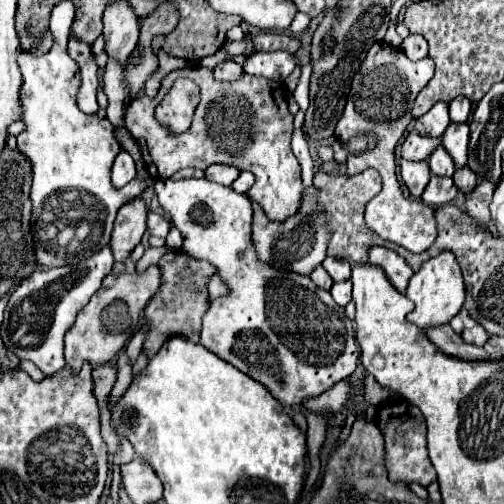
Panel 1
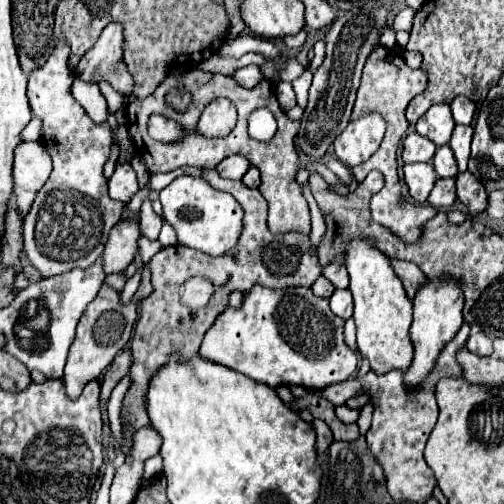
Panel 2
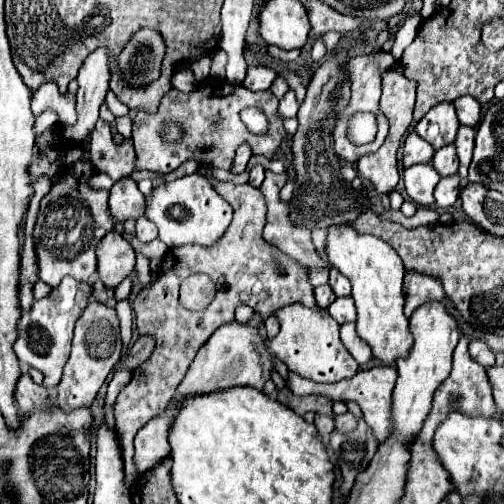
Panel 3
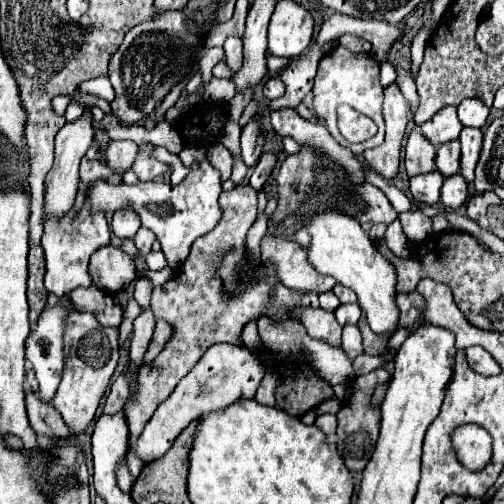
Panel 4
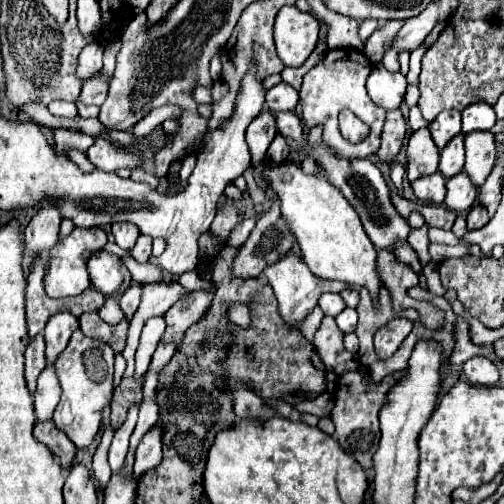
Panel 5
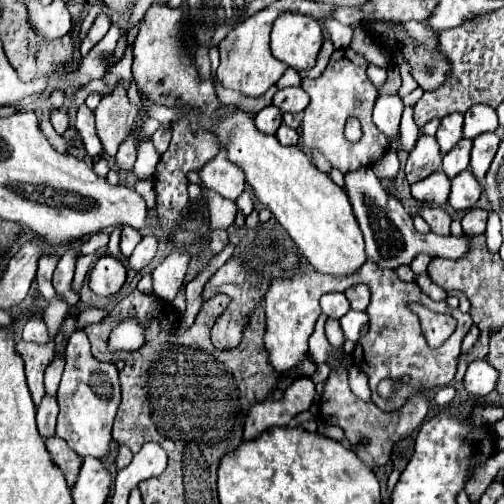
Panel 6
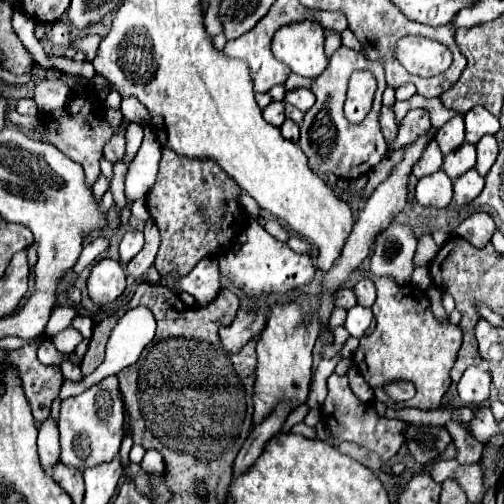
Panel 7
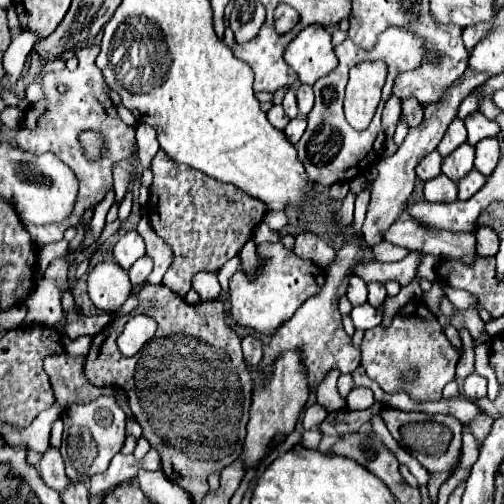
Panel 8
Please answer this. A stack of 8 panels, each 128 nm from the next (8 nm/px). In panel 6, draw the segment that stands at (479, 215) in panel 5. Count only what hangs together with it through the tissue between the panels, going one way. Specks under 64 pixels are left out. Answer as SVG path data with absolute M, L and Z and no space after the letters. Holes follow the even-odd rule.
M472 208L466 212L466 216L462 218L462 228L466 236L478 236L484 234L486 230L486 220L488 220L488 212L480 210L480 208Z

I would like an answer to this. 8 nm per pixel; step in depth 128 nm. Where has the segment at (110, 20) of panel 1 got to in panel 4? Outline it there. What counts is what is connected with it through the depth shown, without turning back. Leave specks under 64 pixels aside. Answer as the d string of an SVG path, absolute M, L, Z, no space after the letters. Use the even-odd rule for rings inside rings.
M86 110L82 114L82 118L78 118L76 122L66 122L66 126L56 134L56 150L54 150L54 166L50 168L50 172L46 174L44 180L44 220L48 218L62 218L70 212L76 192L78 192L78 164L80 158L86 154L86 150L90 148L90 142L94 138L94 130L92 130L92 114L90 110Z

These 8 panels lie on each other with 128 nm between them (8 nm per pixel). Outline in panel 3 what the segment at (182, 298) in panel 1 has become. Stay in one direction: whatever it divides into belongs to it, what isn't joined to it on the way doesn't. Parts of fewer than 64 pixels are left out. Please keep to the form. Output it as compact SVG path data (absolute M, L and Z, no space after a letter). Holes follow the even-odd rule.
M210 178L210 182L214 184L216 192L232 206L232 210L234 210L232 224L228 226L224 236L216 244L212 244L212 246L192 244L192 246L180 246L180 248L168 250L168 254L164 256L158 280L152 284L152 288L142 290L134 298L134 302L132 302L132 310L136 314L136 328L138 328L140 336L144 336L144 334L154 336L156 338L156 348L154 348L152 358L146 360L140 368L134 370L130 384L118 394L116 406L114 406L116 430L120 432L120 446L122 446L122 456L124 456L124 472L126 472L124 480L126 480L126 484L130 484L136 478L136 464L134 464L134 436L136 436L136 432L152 416L158 416L168 406L168 400L170 400L172 392L176 392L176 388L178 388L180 380L184 378L188 366L192 364L198 348L220 326L224 326L224 324L234 320L234 310L238 306L250 306L252 310L256 310L262 316L262 320L272 316L276 310L280 310L284 306L290 306L294 302L298 302L298 304L302 304L306 308L320 310L320 308L316 308L312 286L308 284L308 272L300 272L300 268L296 268L296 264L292 264L292 260L288 260L288 256L284 256L278 248L272 248L270 244L264 244L264 240L262 240L262 228L264 228L264 216L266 216L266 202L264 202L262 192L258 188L254 188L254 186L250 186L250 184L238 186L238 184L230 184L230 182L218 182L214 178ZM198 272L202 272L202 274L212 278L212 282L216 284L216 296L210 302L208 308L204 308L200 312L192 312L192 310L186 310L184 306L180 306L178 290L180 290L182 280L186 280L190 274L198 274Z

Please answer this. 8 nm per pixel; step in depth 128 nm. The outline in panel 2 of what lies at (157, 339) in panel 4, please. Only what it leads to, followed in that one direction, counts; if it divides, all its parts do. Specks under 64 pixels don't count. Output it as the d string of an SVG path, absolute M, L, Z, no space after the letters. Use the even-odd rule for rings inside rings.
M124 350L120 356L116 356L116 360L114 360L114 362L110 364L110 368L106 370L106 374L104 374L104 378L102 378L102 392L100 392L100 404L102 404L102 410L106 410L110 392L112 392L114 386L128 374L132 362L134 362L132 352L130 352L130 350Z

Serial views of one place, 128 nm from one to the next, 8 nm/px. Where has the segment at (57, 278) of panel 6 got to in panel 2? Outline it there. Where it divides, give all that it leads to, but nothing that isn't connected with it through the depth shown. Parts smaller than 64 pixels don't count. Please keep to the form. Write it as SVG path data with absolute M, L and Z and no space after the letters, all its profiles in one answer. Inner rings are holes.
M60 40L48 62L28 76L30 108L44 122L42 140L54 162L54 170L40 188L22 232L24 250L44 278L92 266L104 250L110 228L120 220L124 210L124 204L108 196L102 174L110 158L110 126L106 122L92 124L84 108L70 94L72 80L74 72L68 68L68 44L64 40Z

